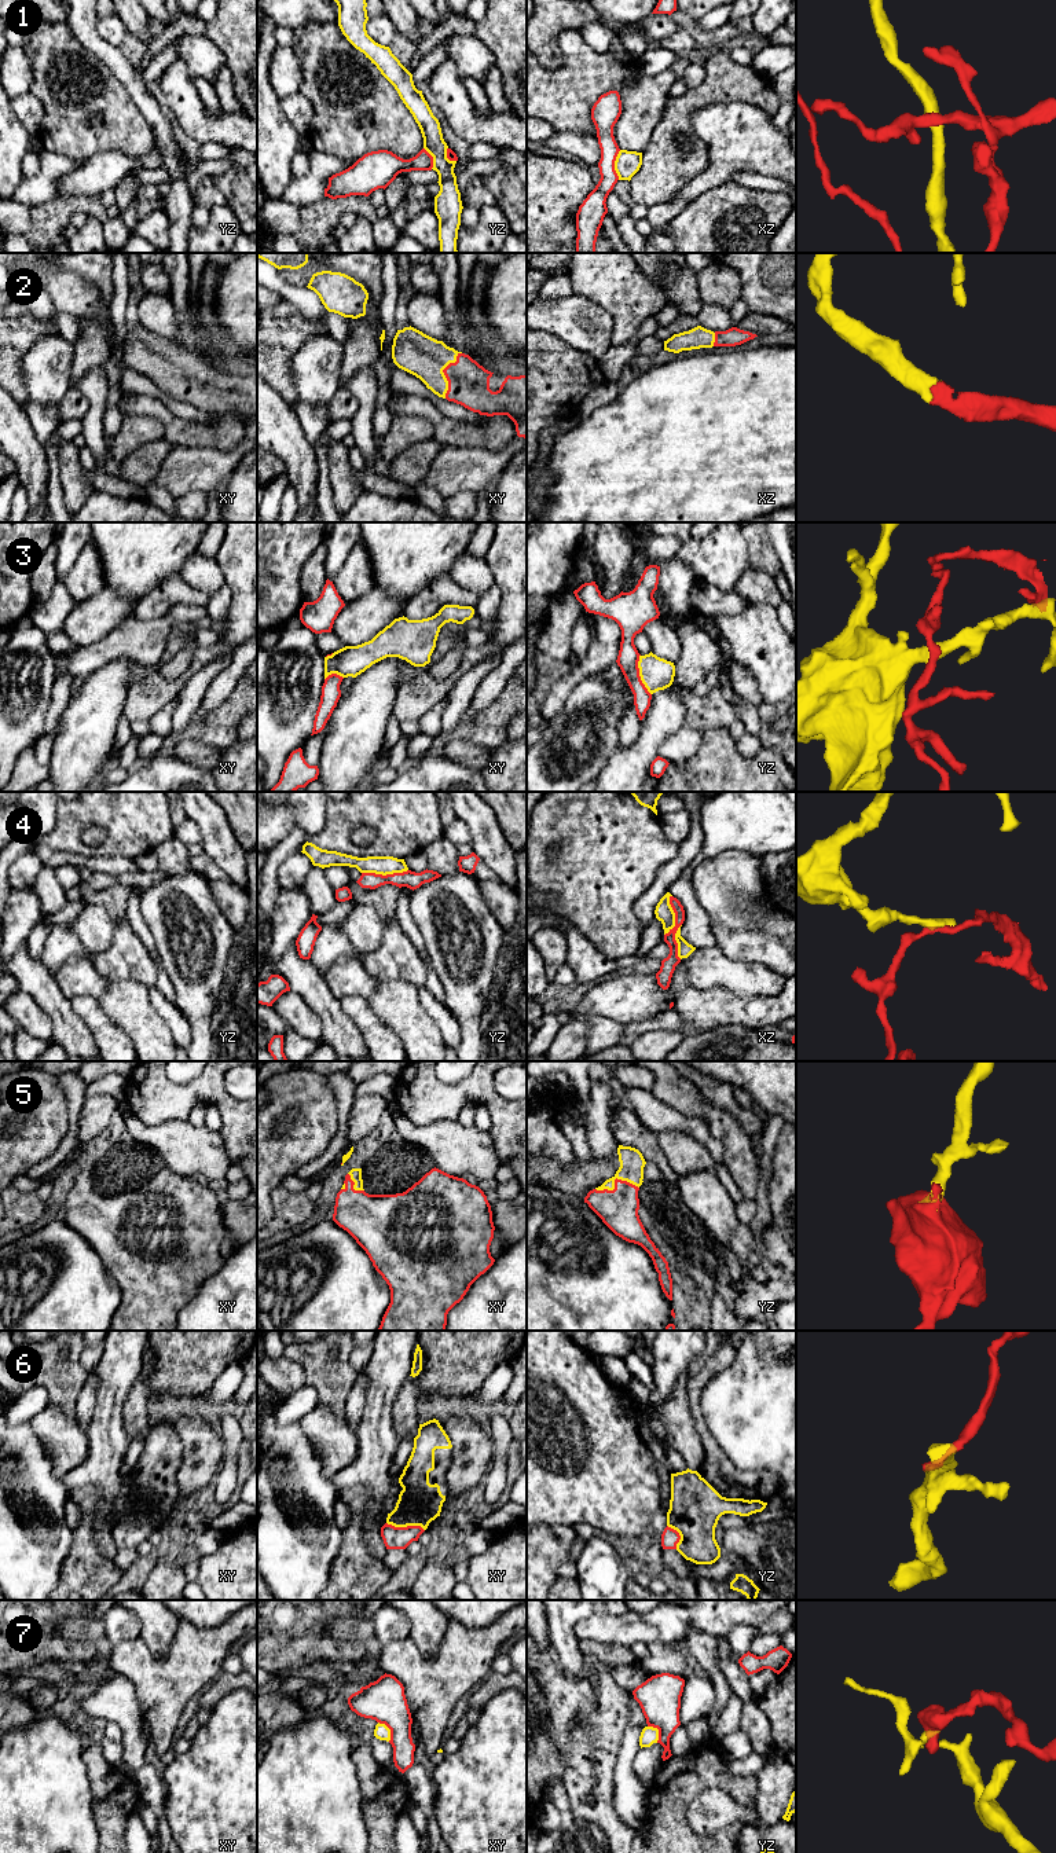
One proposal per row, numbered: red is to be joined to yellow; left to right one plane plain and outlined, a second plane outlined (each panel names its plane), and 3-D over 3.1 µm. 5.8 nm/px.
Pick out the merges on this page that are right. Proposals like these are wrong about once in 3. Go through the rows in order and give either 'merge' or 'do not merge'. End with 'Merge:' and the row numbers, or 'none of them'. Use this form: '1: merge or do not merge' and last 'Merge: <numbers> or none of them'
1: do not merge
2: merge
3: do not merge
4: do not merge
5: merge
6: merge
7: do not merge
Merge: 2, 5, 6

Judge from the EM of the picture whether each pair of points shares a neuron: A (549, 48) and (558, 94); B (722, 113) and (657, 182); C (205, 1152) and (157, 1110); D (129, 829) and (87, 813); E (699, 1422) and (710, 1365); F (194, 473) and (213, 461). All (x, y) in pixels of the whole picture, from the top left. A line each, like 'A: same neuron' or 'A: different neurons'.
A: different neurons
B: different neurons
C: different neurons
D: same neuron
E: same neuron
F: same neuron

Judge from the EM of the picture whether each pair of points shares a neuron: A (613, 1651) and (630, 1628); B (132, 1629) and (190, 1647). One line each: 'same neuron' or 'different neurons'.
A: different neurons
B: different neurons

